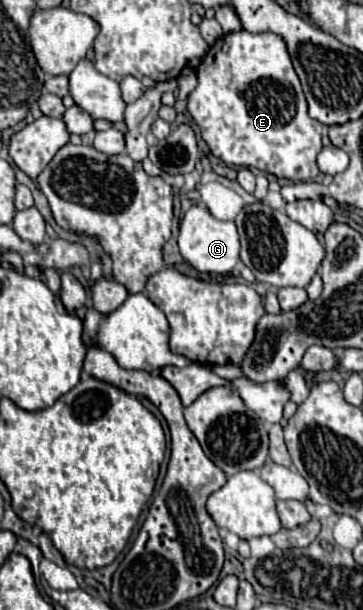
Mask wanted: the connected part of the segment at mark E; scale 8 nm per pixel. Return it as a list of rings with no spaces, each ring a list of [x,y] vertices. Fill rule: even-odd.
[[[236,31],[222,35],[202,57],[196,67],[198,85],[188,95],[188,113],[198,123],[202,139],[210,147],[212,155],[226,165],[256,167],[264,173],[272,173],[278,179],[312,181],[318,175],[316,155],[322,149],[322,123],[310,119],[308,103],[302,93],[298,75],[292,67],[286,43],[274,33],[252,35],[248,31]]]

